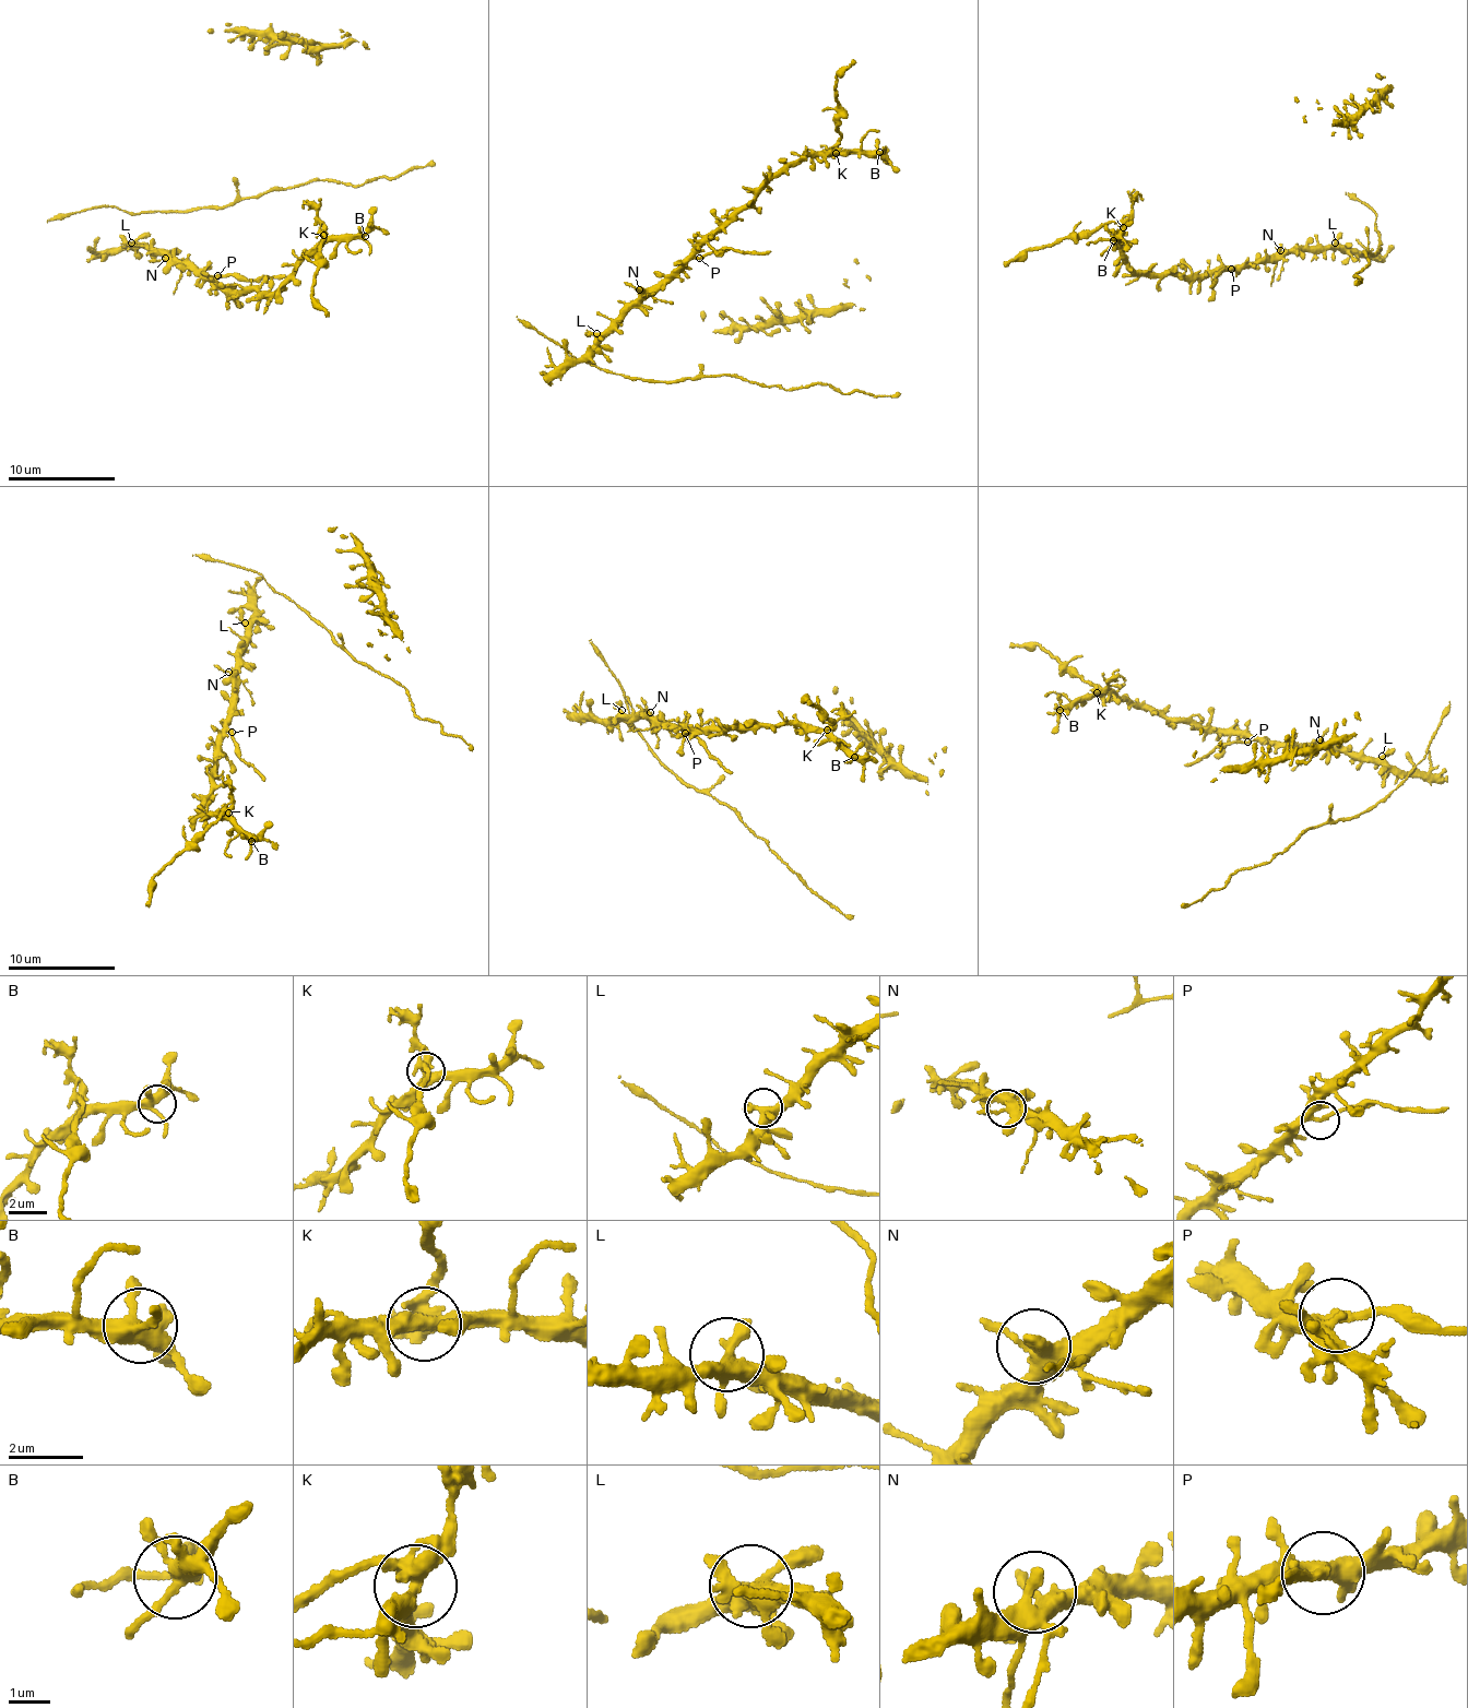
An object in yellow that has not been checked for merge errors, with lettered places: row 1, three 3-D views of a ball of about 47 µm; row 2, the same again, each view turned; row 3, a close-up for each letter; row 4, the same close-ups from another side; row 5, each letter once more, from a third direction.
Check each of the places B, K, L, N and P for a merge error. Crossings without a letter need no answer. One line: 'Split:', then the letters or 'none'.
Split: K, P

